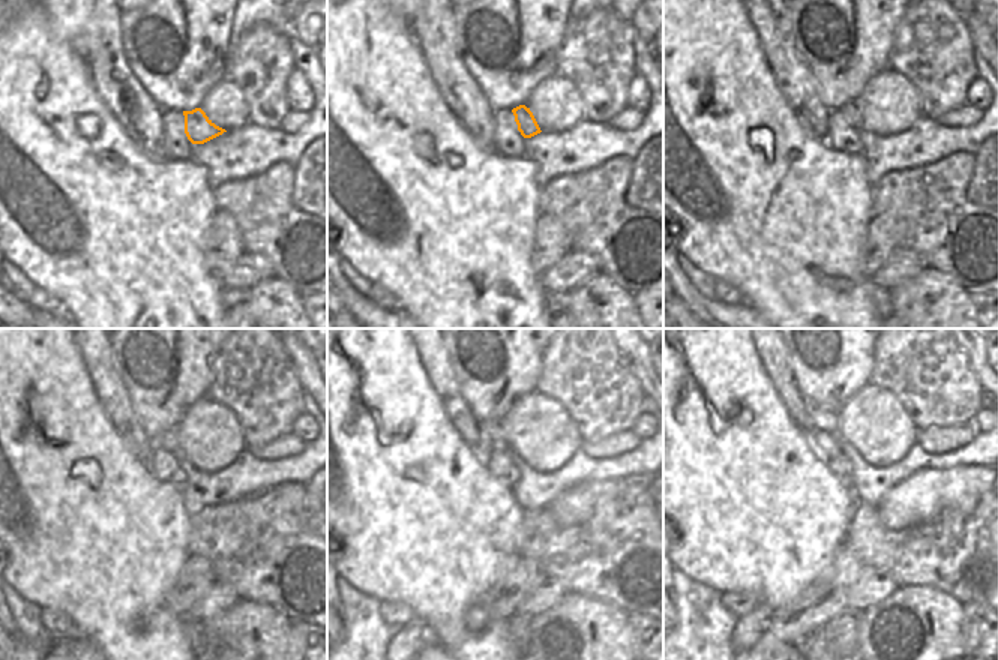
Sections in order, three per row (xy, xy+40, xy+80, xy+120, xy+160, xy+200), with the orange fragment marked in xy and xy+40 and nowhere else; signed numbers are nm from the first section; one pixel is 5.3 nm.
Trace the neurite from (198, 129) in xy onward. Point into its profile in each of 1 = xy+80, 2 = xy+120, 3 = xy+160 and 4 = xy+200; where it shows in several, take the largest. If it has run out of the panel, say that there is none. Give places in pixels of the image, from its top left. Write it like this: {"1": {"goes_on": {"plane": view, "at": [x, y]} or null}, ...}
{"1": {"goes_on": {"plane": "xy+80", "at": [851, 113]}}, "2": {"goes_on": {"plane": "xy+120", "at": [167, 441]}}, "3": {"goes_on": {"plane": "xy+160", "at": [492, 426]}}, "4": {"goes_on": {"plane": "xy+200", "at": [823, 419]}}}

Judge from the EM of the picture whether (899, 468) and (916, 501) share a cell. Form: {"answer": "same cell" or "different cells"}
{"answer": "different cells"}

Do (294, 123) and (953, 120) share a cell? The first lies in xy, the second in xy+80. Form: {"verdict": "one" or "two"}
{"verdict": "one"}

